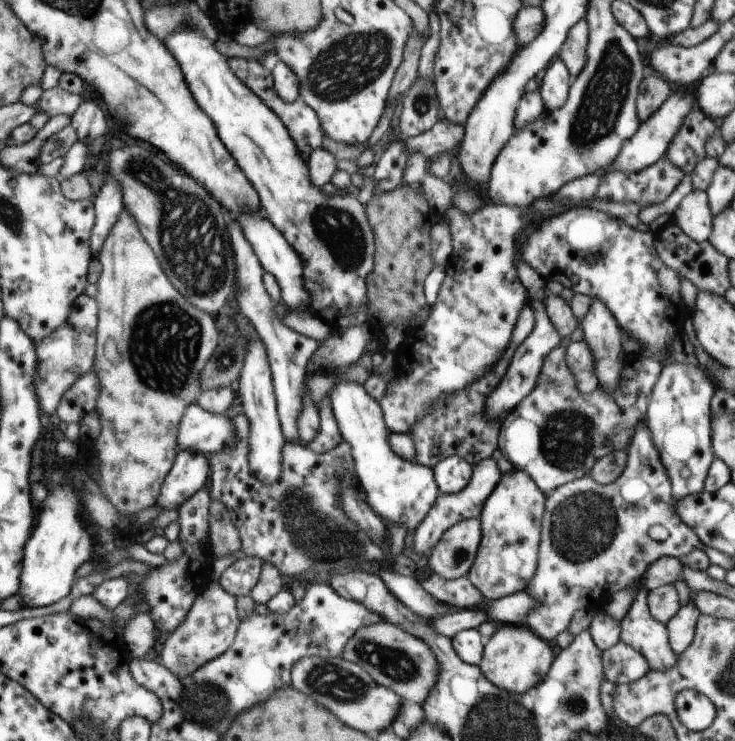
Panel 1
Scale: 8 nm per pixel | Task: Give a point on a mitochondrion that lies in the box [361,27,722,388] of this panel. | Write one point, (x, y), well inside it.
(604, 98)

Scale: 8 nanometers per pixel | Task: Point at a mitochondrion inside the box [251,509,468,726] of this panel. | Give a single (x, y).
(342, 684)

